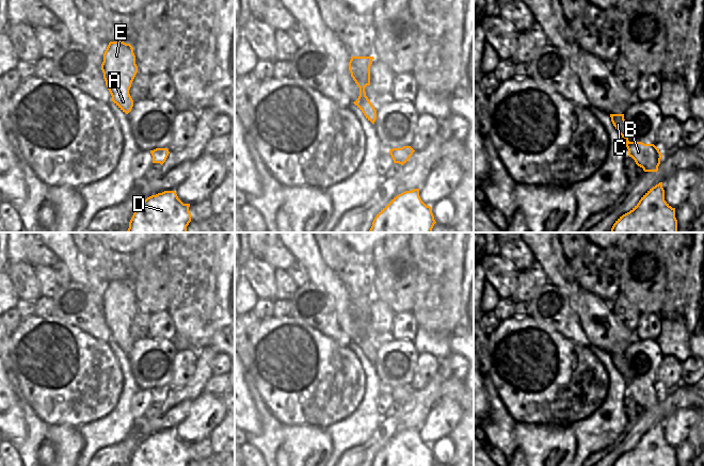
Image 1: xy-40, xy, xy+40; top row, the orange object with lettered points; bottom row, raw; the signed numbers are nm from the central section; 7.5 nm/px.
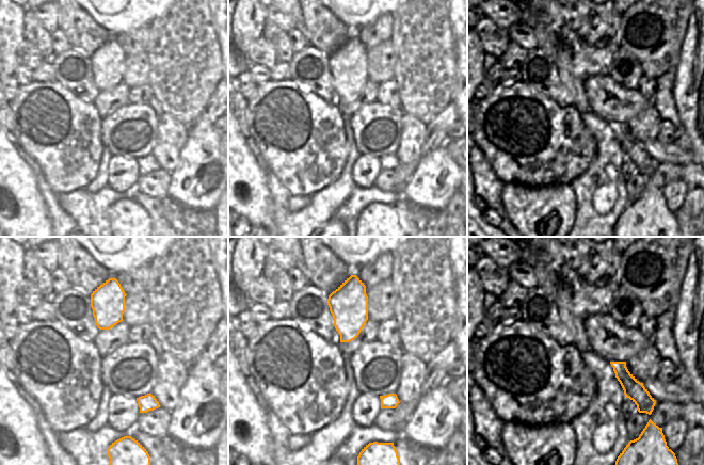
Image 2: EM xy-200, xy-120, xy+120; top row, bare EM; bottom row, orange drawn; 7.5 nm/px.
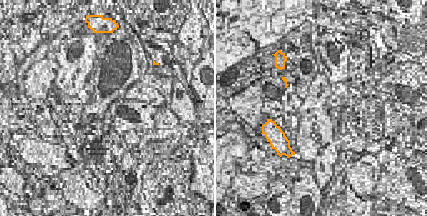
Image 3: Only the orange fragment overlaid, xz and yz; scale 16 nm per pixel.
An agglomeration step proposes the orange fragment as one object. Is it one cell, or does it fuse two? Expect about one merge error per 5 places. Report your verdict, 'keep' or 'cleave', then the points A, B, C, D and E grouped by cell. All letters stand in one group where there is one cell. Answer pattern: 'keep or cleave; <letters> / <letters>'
keep; A B C D E

